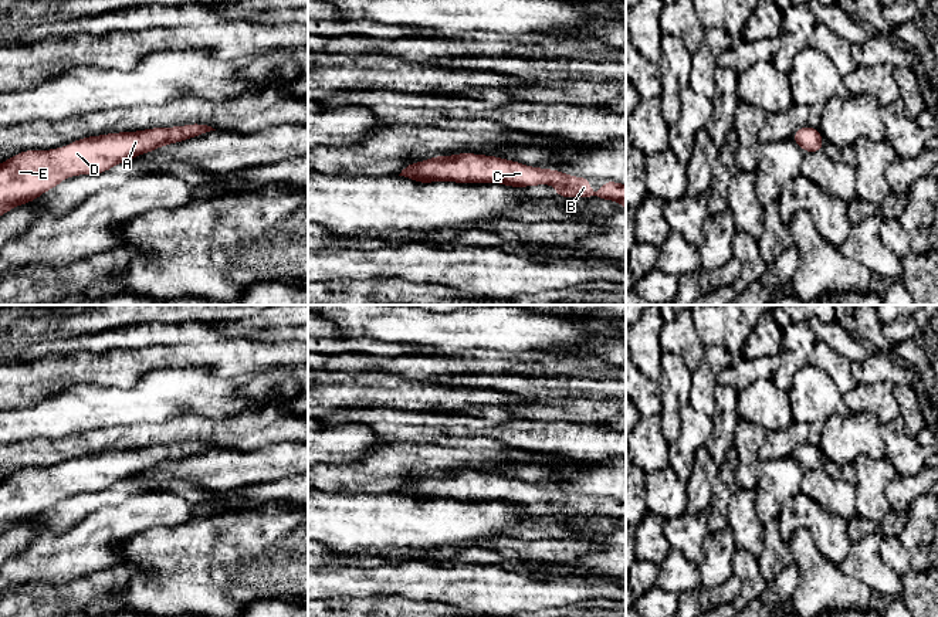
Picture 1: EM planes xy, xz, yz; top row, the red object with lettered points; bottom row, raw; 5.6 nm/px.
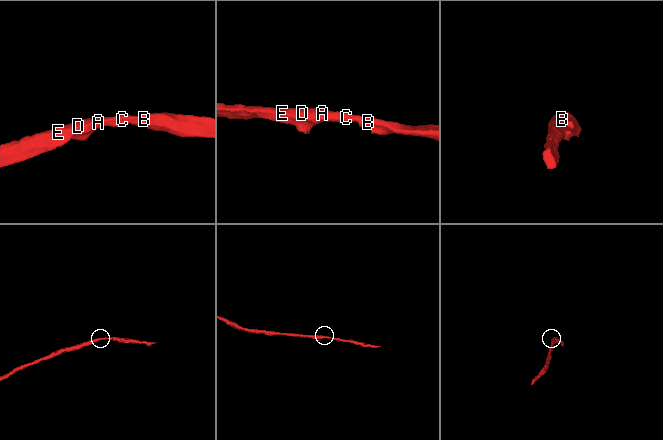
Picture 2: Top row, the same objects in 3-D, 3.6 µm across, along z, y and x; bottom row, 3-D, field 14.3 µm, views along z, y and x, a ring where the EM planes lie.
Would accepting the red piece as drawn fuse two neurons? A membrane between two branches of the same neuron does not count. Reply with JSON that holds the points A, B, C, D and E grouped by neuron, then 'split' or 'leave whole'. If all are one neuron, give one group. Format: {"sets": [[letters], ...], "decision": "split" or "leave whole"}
{"sets": [["A", "B", "C", "D", "E"]], "decision": "leave whole"}

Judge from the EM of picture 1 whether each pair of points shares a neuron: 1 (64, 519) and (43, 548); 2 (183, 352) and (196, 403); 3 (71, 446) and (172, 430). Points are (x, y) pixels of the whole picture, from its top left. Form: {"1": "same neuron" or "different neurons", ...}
{"1": "different neurons", "2": "different neurons", "3": "same neuron"}

